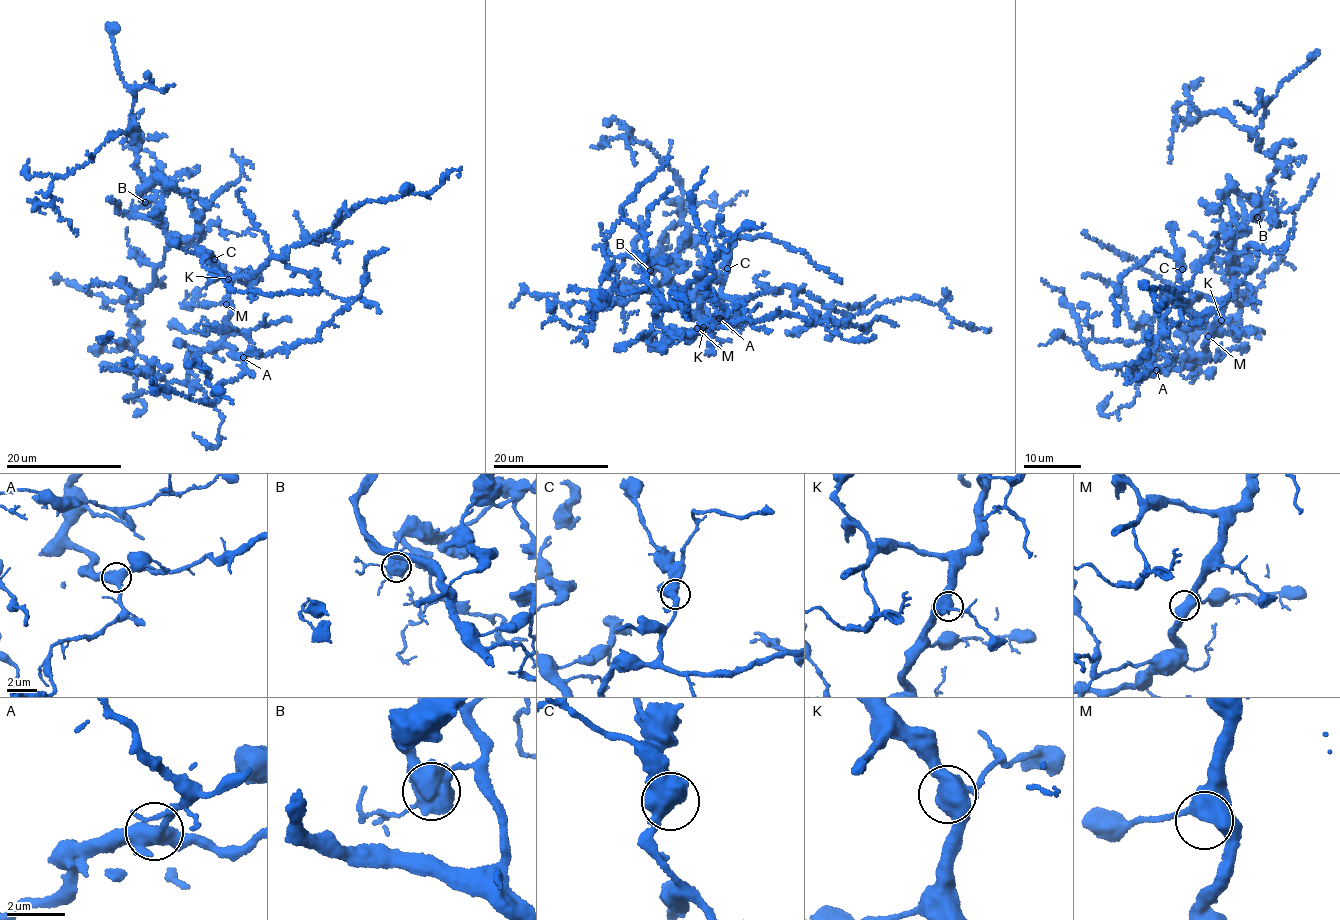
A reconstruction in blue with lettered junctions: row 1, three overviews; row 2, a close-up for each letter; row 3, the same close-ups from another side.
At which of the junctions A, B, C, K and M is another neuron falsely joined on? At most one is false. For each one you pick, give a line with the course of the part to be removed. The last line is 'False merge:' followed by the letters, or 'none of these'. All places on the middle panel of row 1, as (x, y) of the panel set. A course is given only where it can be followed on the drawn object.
False merge: none of these

